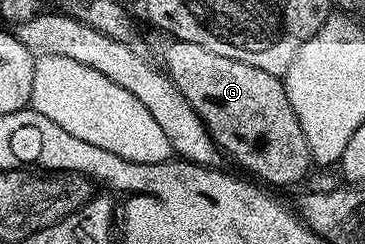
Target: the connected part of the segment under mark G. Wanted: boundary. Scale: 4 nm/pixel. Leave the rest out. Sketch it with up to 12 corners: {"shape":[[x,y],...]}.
{"shape":[[183,39],[163,49],[219,152],[271,188],[309,173],[279,76]]}

